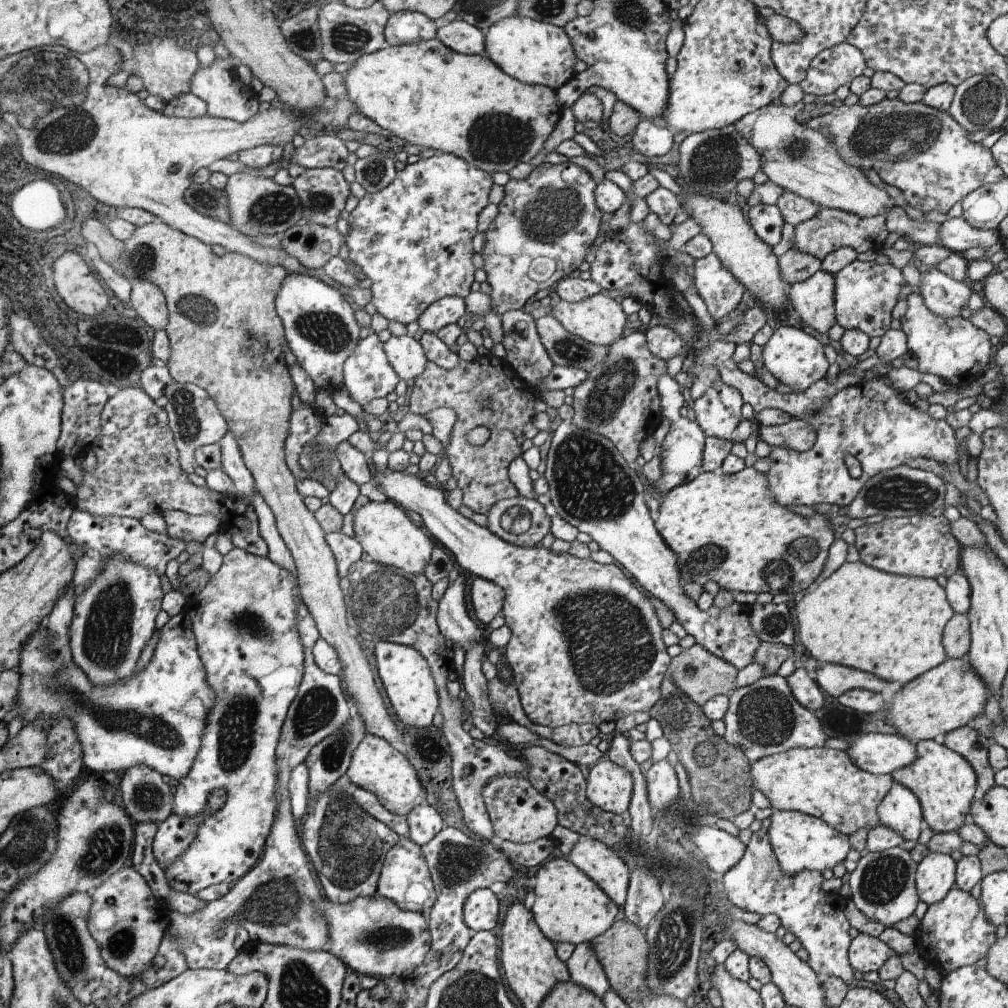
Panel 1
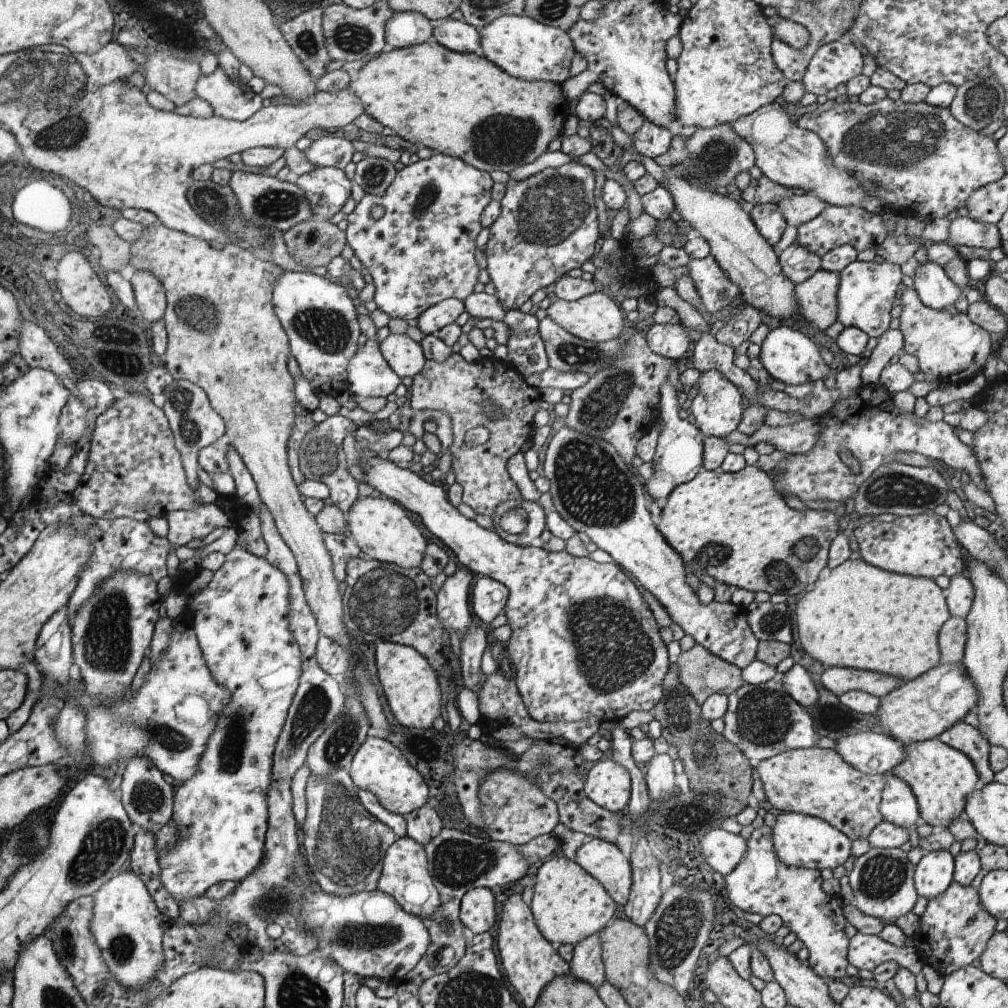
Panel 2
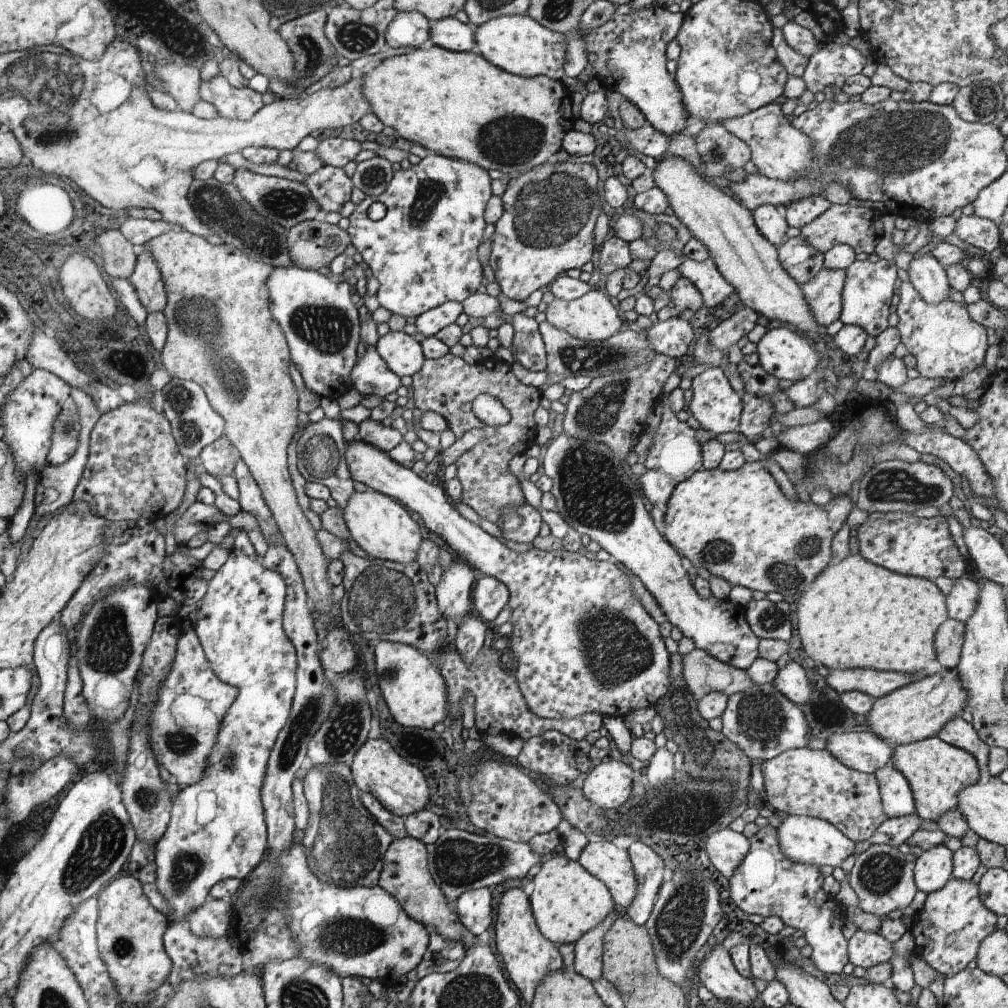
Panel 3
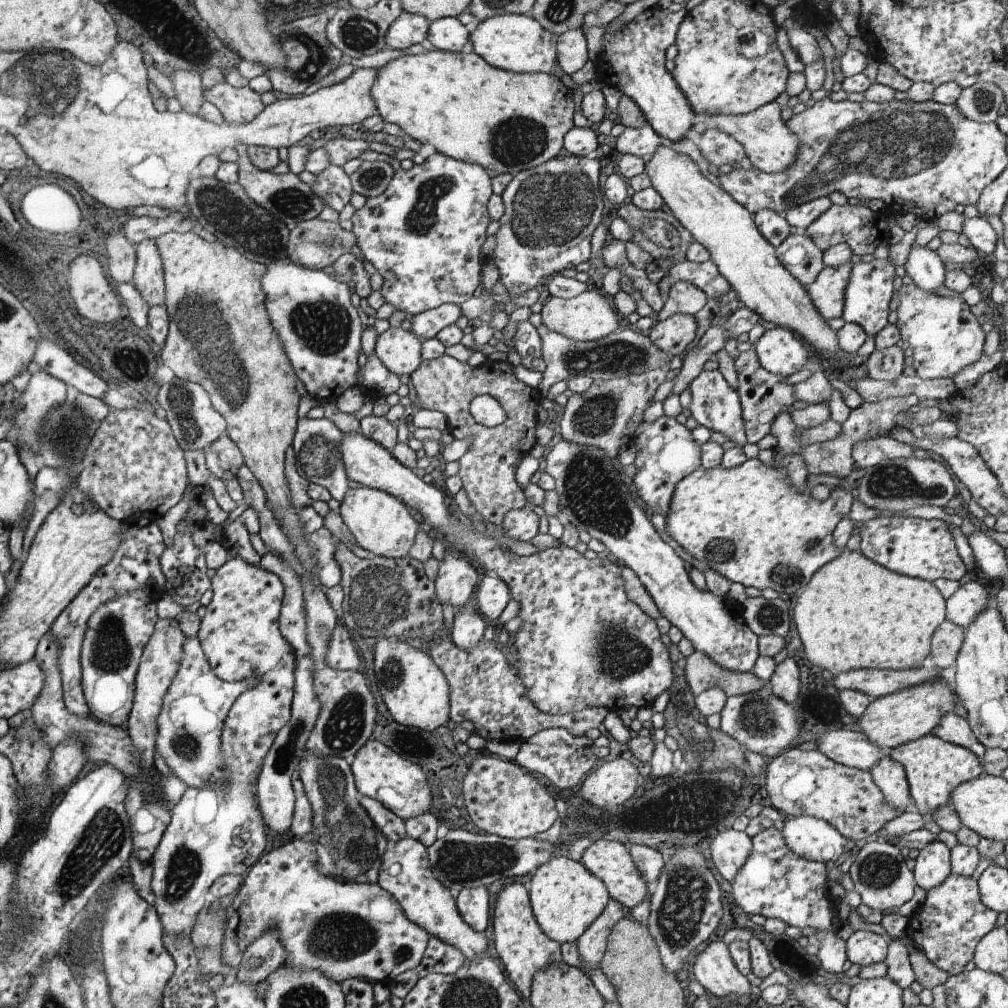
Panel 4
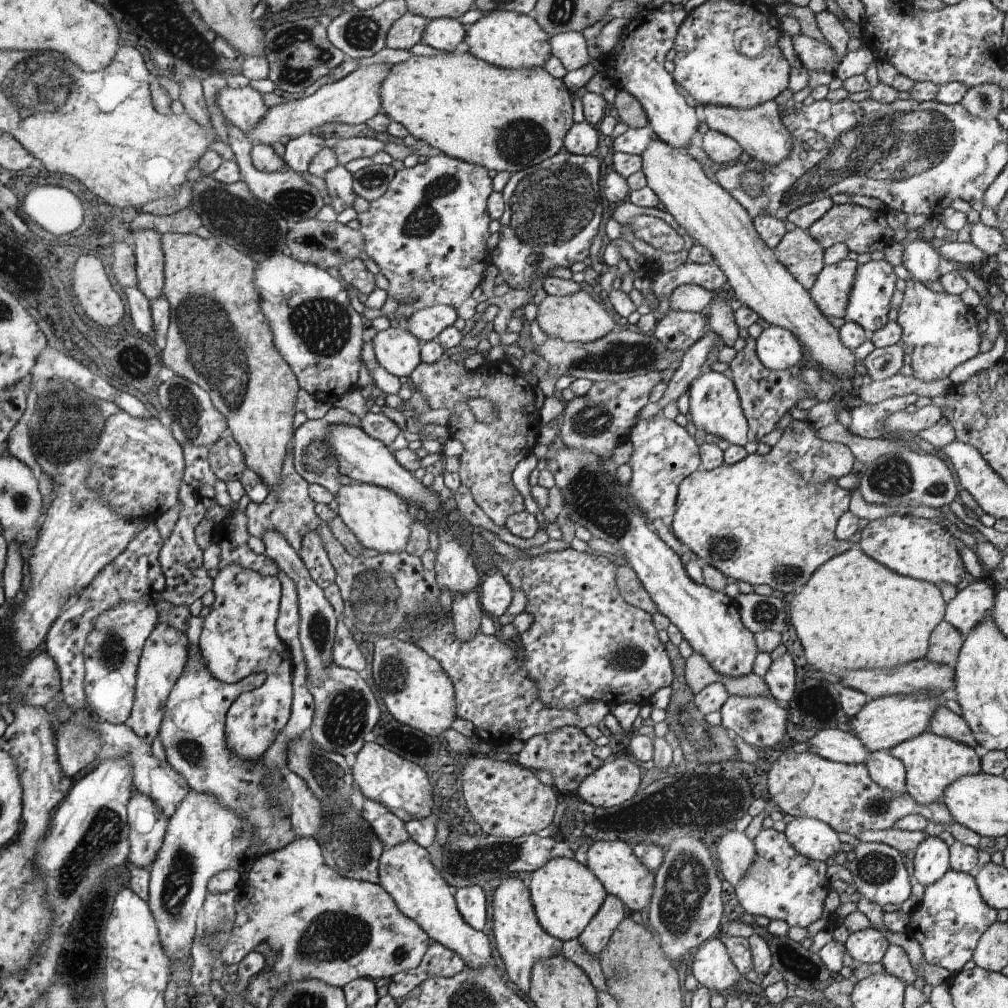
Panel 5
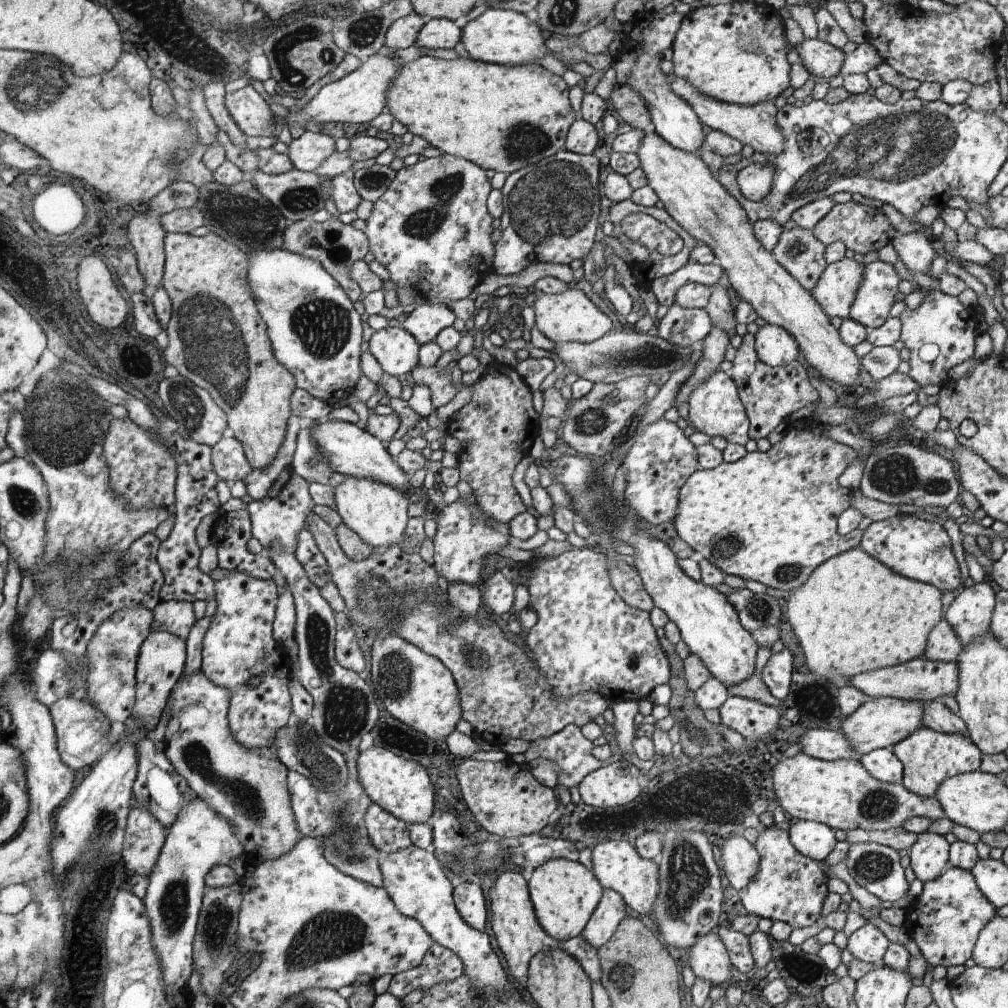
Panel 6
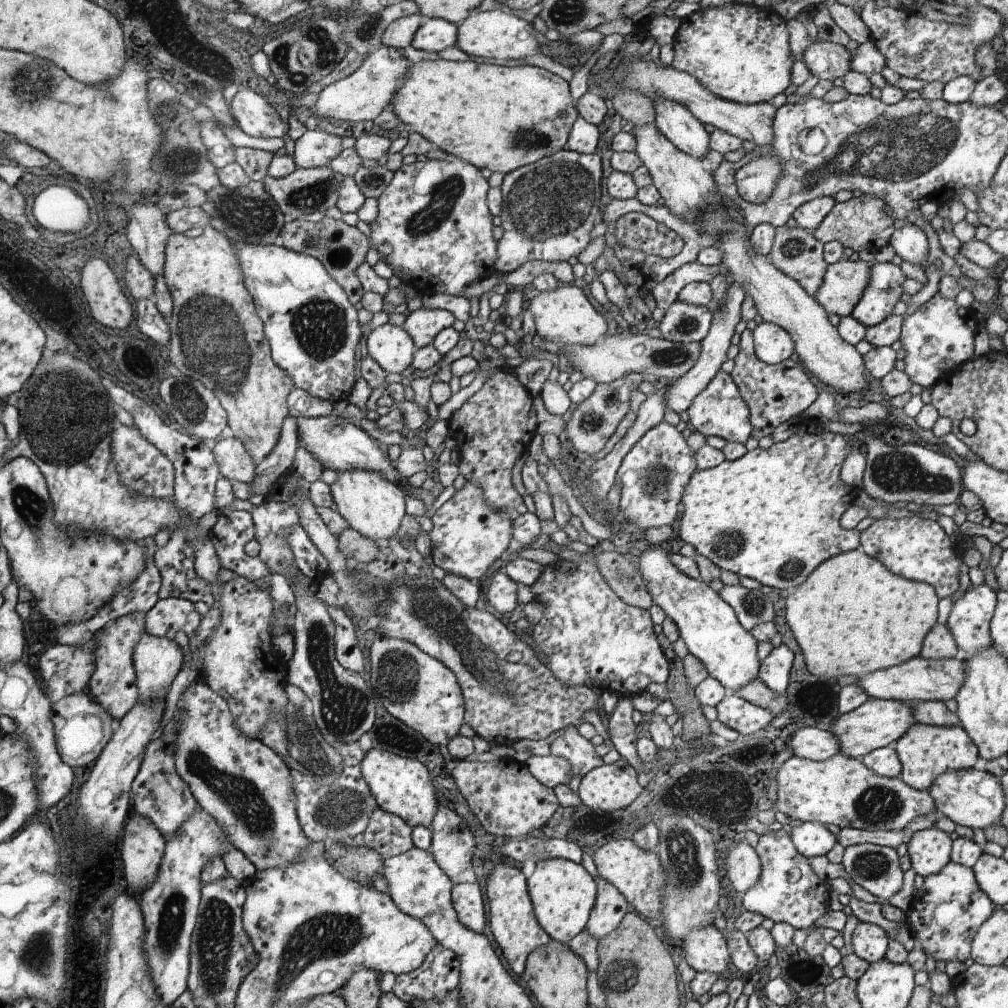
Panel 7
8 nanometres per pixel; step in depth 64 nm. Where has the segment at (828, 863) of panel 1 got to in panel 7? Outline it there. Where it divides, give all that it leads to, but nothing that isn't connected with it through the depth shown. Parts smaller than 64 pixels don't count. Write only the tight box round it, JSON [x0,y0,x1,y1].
[790,821,837,860]

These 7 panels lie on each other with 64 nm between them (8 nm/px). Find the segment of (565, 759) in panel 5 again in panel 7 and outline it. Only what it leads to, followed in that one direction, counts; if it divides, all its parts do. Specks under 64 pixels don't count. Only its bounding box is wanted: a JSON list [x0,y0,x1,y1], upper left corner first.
[550,725,603,780]

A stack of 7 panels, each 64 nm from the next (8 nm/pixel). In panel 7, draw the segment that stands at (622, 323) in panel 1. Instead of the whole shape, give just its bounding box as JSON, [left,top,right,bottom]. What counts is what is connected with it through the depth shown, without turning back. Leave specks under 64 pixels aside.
[528,286,608,348]

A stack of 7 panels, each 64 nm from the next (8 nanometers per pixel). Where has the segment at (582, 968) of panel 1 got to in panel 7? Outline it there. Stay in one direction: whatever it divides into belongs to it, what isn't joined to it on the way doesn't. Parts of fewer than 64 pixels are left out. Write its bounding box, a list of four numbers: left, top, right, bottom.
[588,879,629,939]

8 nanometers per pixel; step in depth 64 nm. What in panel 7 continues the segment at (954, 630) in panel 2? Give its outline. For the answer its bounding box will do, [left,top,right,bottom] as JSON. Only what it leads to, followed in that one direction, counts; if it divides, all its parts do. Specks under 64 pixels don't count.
[919,624,960,660]

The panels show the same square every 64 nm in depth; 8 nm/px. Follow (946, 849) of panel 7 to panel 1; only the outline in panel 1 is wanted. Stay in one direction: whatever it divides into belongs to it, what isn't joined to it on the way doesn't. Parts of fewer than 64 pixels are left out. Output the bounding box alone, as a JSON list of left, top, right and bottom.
[915,852,957,907]

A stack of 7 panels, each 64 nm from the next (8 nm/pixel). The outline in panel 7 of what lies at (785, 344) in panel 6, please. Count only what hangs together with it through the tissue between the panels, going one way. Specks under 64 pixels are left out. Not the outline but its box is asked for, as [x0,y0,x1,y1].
[753,321,795,365]

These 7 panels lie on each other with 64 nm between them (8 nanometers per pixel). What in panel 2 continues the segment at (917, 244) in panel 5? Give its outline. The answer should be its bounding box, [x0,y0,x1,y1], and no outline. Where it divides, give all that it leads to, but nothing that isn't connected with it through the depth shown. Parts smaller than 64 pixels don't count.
[914,262,967,310]

